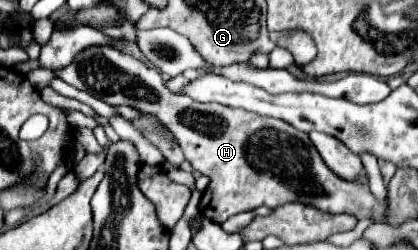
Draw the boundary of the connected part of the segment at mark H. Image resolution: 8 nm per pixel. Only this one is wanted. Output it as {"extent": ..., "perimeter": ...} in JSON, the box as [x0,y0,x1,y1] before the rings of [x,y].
{"extent":[56,47,388,223],"perimeter":[[[114,47],[84,49],[56,77],[108,105],[130,105],[156,115],[174,133],[186,161],[210,177],[206,189],[210,193],[210,209],[206,209],[204,193],[200,211],[216,223],[224,223],[230,215],[252,211],[260,205],[276,209],[284,203],[302,203],[324,213],[348,213],[358,221],[372,219],[374,223],[382,223],[388,219],[388,199],[378,201],[368,185],[354,185],[334,175],[312,145],[308,133],[294,129],[282,119],[260,117],[258,113],[222,103],[200,103],[186,95],[176,95],[168,91],[154,67],[146,67]]]}

